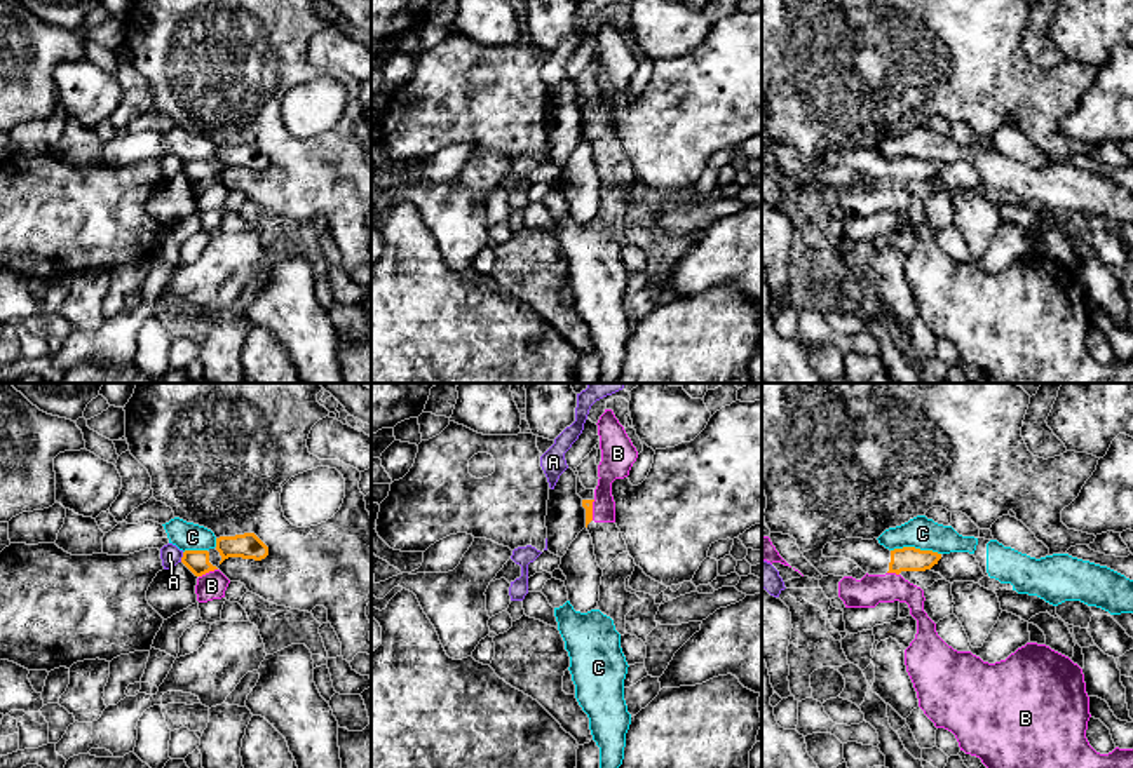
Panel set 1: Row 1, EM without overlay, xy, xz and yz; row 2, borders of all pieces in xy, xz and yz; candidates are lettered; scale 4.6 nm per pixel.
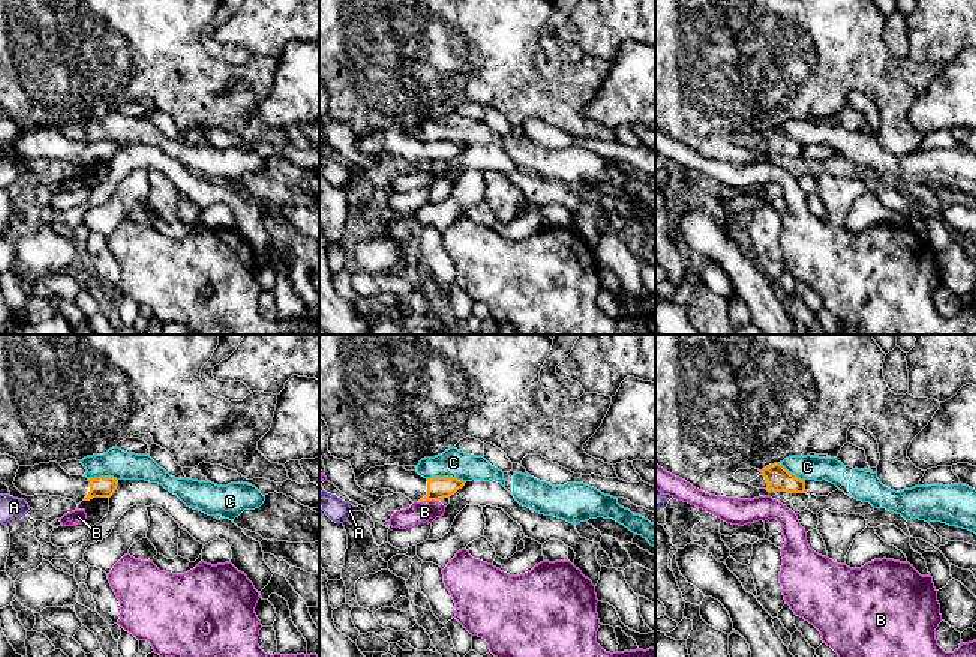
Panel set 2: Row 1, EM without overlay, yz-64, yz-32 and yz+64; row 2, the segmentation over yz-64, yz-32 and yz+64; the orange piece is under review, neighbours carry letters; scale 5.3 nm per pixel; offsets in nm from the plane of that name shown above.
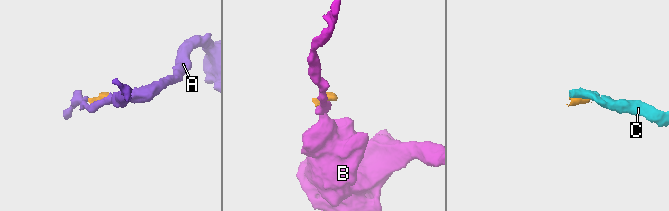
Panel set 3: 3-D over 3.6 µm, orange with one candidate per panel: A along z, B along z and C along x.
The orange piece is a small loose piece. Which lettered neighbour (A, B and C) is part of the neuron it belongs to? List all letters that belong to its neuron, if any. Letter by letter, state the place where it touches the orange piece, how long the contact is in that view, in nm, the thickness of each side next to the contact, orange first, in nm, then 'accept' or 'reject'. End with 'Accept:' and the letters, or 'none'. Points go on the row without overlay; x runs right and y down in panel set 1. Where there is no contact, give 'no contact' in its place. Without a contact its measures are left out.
A: contact xy (182, 168); length 50 nm; calibres 110 and 90 nm; reject
B: contact xz (591, 121); length 100 nm; calibres 50 and 140 nm; reject
C: contact yz (914, 157); length 240 nm; calibres 110 and 150 nm; reject
Accept: none

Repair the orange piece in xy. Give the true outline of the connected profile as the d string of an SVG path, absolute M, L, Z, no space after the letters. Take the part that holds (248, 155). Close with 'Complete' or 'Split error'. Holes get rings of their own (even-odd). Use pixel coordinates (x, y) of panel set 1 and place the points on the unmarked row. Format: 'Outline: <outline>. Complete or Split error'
Outline: M244 143L235 146L216 148L216 157L209 160L185 160L181 172L195 185L202 186L228 167L261 171L268 165L268 157L254 145Z. Split error

